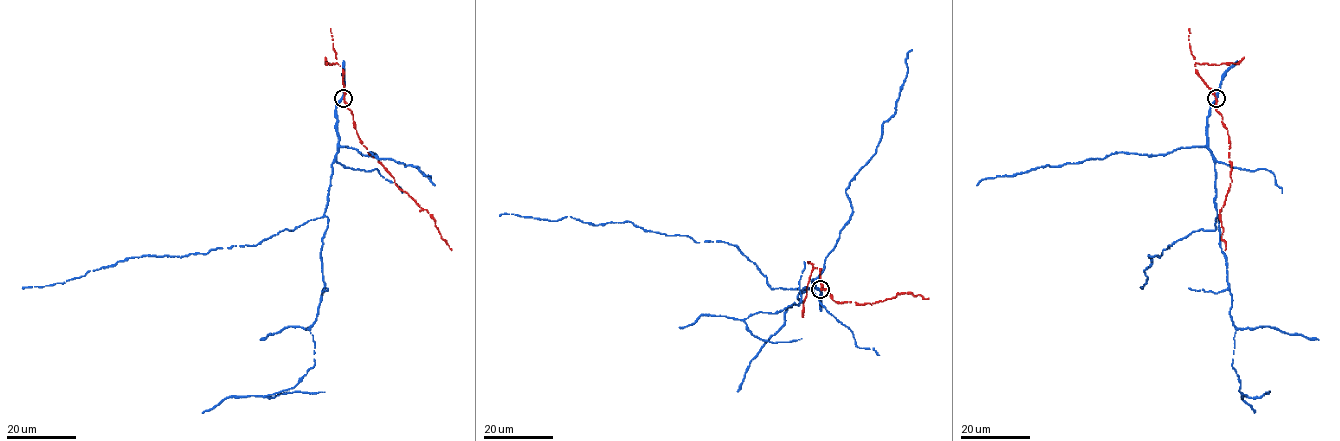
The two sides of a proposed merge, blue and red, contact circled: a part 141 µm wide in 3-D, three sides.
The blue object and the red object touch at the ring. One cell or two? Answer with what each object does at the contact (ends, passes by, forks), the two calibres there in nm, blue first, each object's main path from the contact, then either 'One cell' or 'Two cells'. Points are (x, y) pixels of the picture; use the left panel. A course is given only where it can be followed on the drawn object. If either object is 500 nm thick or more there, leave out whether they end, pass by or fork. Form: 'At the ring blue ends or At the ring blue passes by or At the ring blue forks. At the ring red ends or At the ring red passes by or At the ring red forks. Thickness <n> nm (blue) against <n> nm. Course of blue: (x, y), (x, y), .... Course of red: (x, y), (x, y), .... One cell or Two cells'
At the ring blue passes by. At the ring red passes by. Thickness 400 nm (blue) against 200 nm. Course of blue: (343, 98), (335, 108), (339, 148), (322, 217), (258, 244), (180, 257), (126, 258), (65, 283), (22, 288). Course of red: (343, 98), (361, 143), (393, 176), (395, 184), (427, 211), (451, 250). One cell

